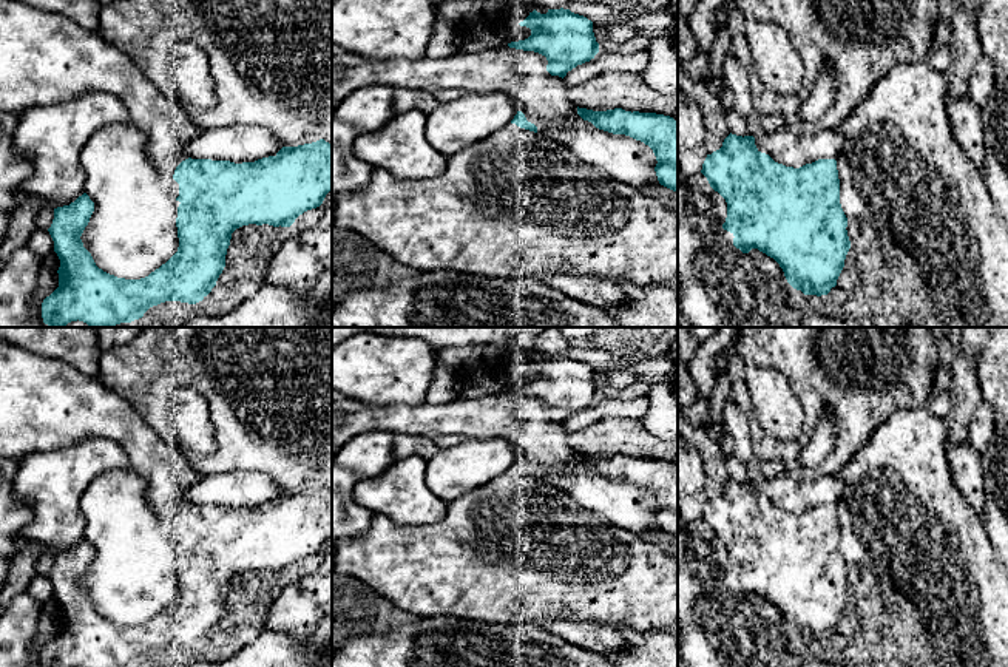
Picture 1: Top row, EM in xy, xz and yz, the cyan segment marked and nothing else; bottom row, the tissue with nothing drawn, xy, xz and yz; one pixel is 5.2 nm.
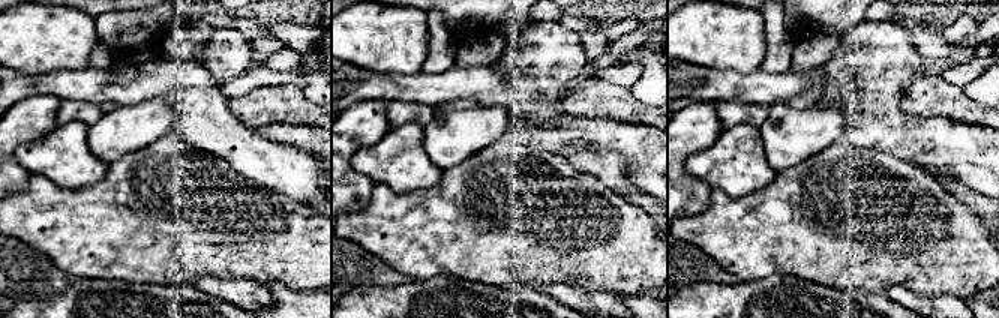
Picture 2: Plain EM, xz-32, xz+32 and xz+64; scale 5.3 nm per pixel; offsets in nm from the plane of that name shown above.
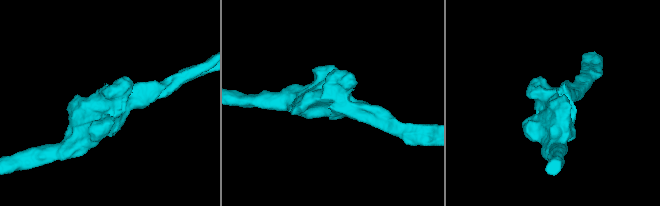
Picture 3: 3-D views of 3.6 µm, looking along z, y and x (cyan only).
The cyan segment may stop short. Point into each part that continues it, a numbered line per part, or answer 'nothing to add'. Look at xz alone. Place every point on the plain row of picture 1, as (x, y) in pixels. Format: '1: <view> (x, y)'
nothing to add

